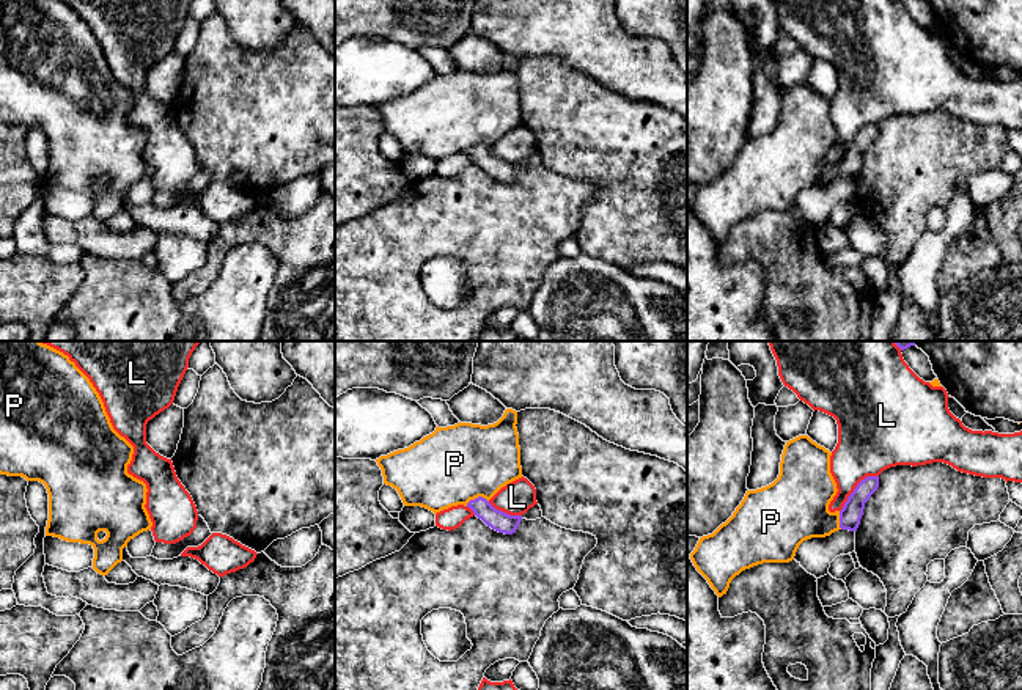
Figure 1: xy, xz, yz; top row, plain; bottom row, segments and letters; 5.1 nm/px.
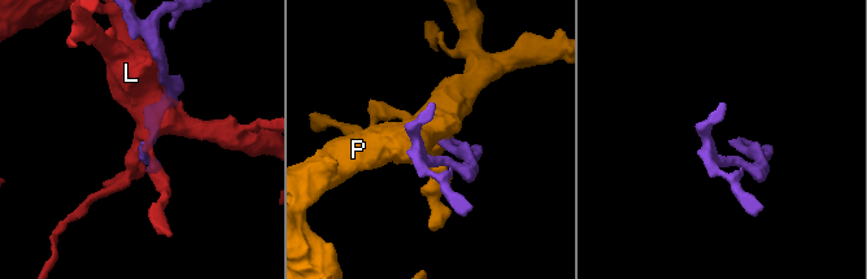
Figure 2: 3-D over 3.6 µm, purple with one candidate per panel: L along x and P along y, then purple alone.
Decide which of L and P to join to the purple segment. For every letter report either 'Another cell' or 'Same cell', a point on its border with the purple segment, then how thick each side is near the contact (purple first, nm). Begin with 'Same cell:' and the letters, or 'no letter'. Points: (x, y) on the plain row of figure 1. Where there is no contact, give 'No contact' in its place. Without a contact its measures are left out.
Same cell: P
L: Another cell. Touches purple at yz (856, 135). Thickness 110 nm (purple) against 320 nm
P: Same cell. Touches purple at xz (478, 145). Thickness 110 nm (purple) against 400 nm

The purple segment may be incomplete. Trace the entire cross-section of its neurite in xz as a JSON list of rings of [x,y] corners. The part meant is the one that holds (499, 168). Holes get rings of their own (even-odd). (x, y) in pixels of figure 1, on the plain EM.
[[[506,57],[503,64],[487,74],[458,71],[436,79],[409,96],[376,107],[384,132],[398,138],[404,154],[421,154],[434,162],[464,152],[487,174],[498,181],[516,181],[522,163],[495,157],[489,148],[506,132],[522,126],[517,60]]]

